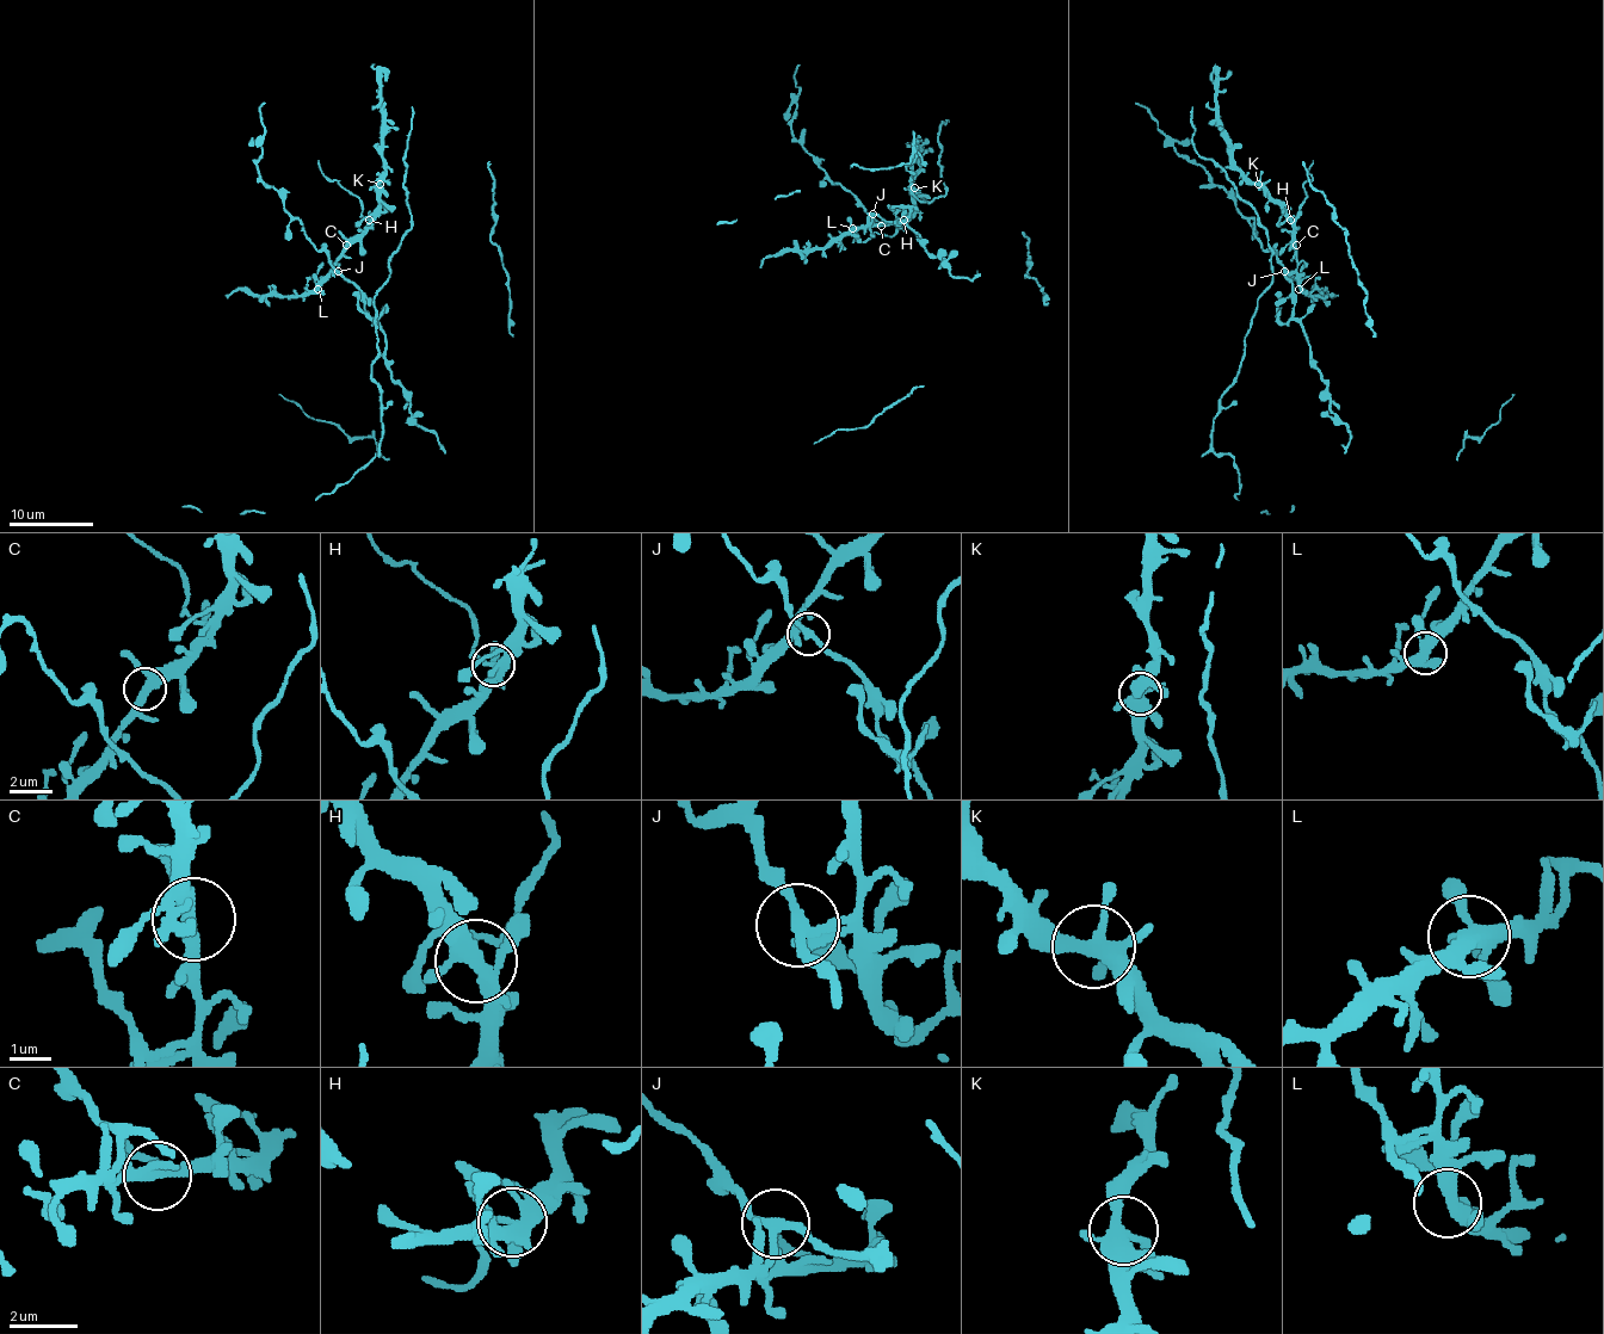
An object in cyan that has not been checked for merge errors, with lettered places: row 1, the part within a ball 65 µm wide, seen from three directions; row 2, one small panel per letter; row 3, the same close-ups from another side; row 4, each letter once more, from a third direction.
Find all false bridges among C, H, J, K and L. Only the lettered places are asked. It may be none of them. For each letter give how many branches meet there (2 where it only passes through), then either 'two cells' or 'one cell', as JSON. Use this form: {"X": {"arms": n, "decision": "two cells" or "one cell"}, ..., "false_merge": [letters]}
{"C": {"arms": 3, "decision": "one cell"}, "H": {"arms": 6, "decision": "two cells"}, "J": {"arms": 3, "decision": "two cells"}, "K": {"arms": 5, "decision": "one cell"}, "L": {"arms": 5, "decision": "one cell"}, "false_merge": ["H", "J"]}

